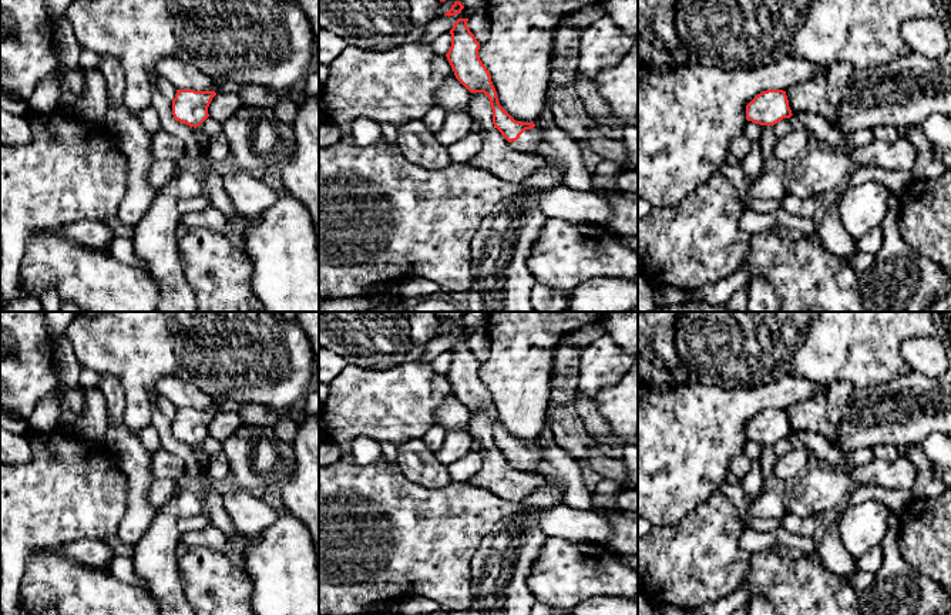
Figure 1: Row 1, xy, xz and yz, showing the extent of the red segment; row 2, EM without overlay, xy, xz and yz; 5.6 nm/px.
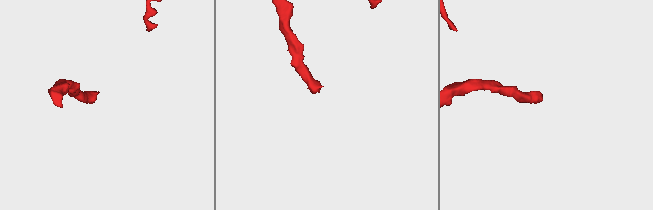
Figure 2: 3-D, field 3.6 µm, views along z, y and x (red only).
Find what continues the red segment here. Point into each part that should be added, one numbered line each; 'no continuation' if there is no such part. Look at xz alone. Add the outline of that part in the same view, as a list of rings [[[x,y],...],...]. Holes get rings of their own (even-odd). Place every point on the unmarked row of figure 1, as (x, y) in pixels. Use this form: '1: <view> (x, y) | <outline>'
1: xz (528, 460) | [[[534,446],[531,448],[525,448],[517,460],[510,461],[515,468],[525,473],[537,473],[537,468],[541,461],[541,450]]]

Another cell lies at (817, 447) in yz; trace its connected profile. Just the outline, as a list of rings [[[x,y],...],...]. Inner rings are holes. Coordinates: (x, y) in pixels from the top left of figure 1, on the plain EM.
[[[797,431],[796,436],[811,457],[823,460],[826,466],[833,468],[853,468],[868,464],[876,458],[874,450],[868,447],[858,448],[851,454],[841,454],[819,434]]]

